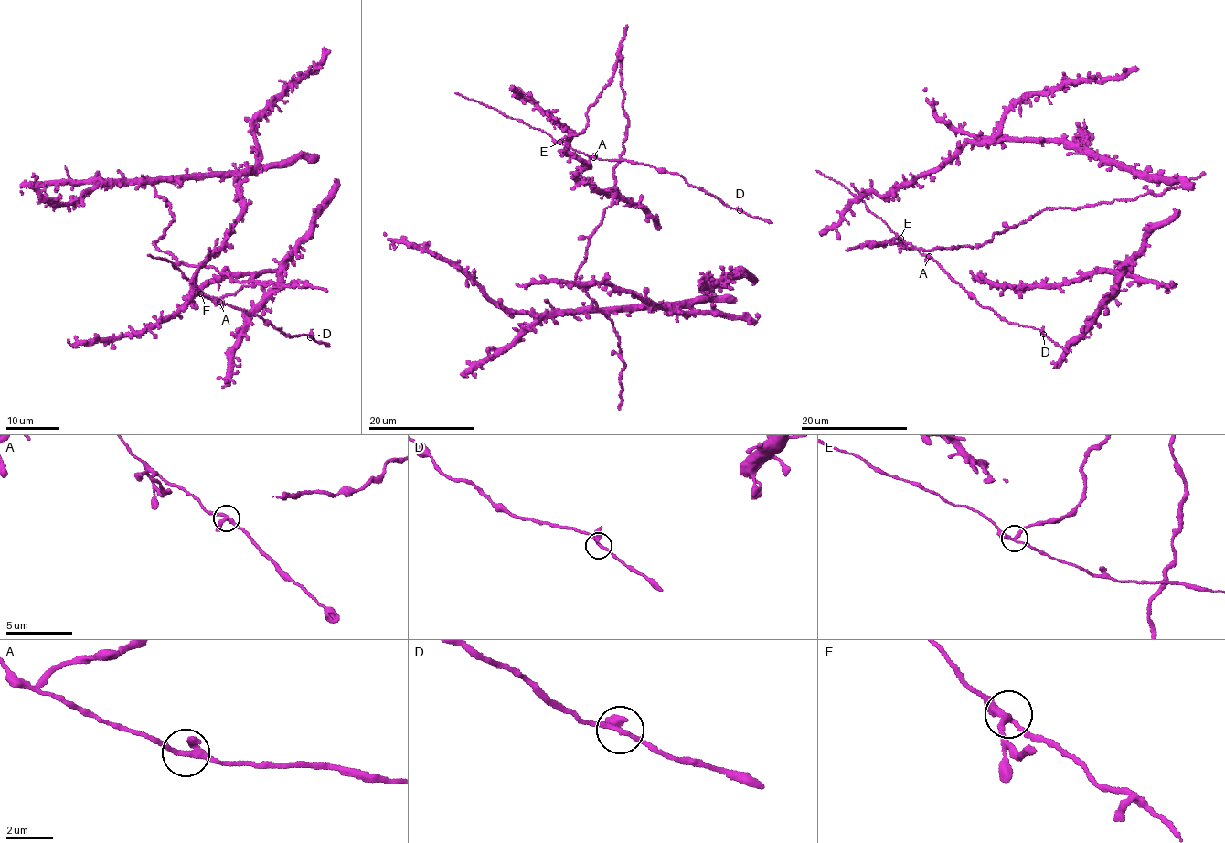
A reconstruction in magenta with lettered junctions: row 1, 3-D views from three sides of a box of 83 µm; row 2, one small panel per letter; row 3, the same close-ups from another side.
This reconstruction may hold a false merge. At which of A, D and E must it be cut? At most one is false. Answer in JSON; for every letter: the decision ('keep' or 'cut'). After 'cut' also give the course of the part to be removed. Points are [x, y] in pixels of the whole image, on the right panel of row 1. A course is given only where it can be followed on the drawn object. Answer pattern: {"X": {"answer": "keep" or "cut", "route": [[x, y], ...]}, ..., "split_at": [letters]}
{"A": {"answer": "keep"}, "D": {"answer": "keep"}, "E": {"answer": "cut", "route": [[900, 238], [905, 247], [896, 239], [869, 243], [926, 250], [984, 245], [1047, 209], [1135, 200], [1205, 173]]}, "split_at": ["E"]}

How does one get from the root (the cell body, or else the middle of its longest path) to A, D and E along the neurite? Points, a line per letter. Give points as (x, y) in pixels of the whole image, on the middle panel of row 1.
A: (589, 235), (615, 196), (613, 169), (624, 150), (627, 115), (617, 57), (585, 127), (562, 141), (593, 157)
D: (589, 235), (615, 196), (613, 169), (624, 150), (617, 57), (585, 127), (562, 144), (678, 174), (740, 210)
E: (589, 235), (615, 196), (613, 169), (624, 150), (627, 115), (617, 57), (585, 127), (559, 142)

